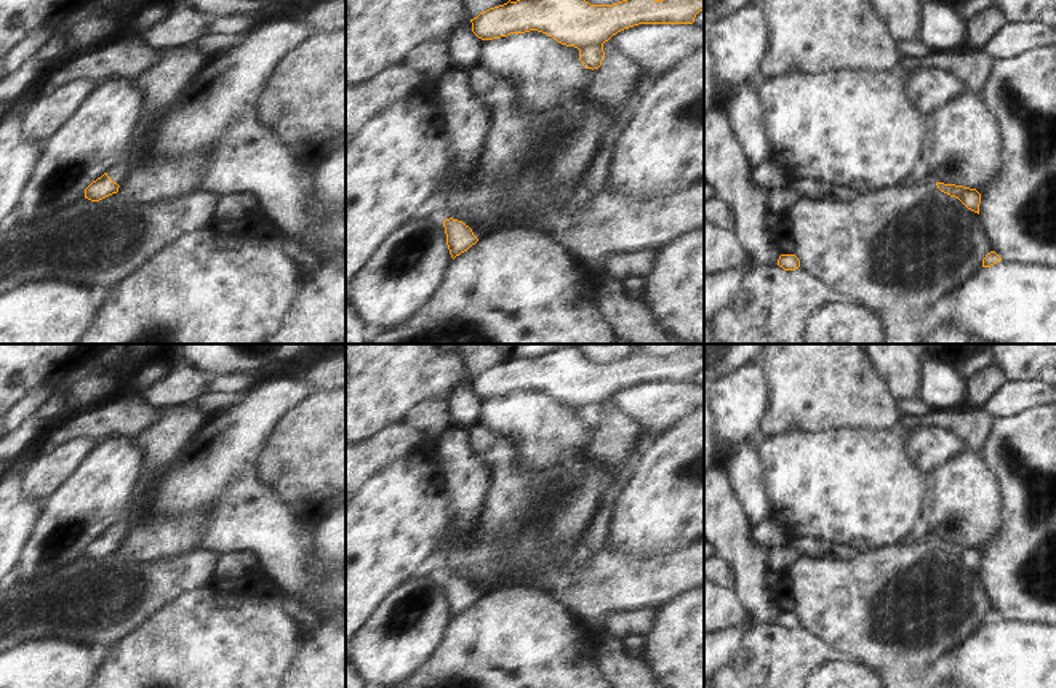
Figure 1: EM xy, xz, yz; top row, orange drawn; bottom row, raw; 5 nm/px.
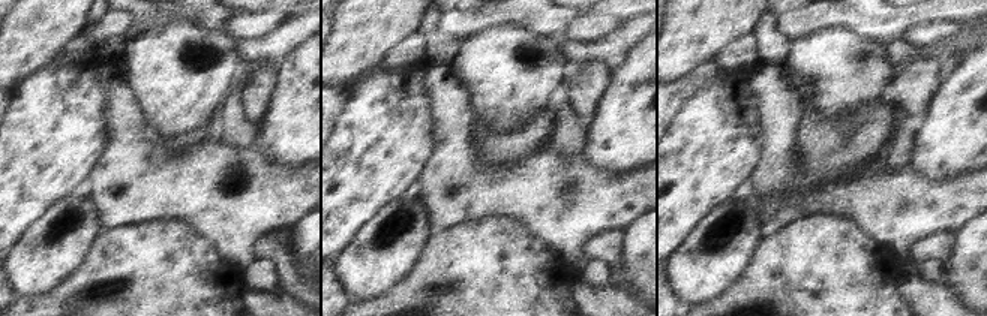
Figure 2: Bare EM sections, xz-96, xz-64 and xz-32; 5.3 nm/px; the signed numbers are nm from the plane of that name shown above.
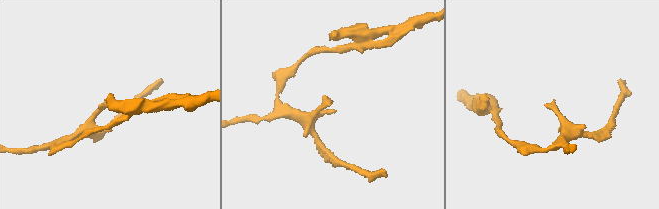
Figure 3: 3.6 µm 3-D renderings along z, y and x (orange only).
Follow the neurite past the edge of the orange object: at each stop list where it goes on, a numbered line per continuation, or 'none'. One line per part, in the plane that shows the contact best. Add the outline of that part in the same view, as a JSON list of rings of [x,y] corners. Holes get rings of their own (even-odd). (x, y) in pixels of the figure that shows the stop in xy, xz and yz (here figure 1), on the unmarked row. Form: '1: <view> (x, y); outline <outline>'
none

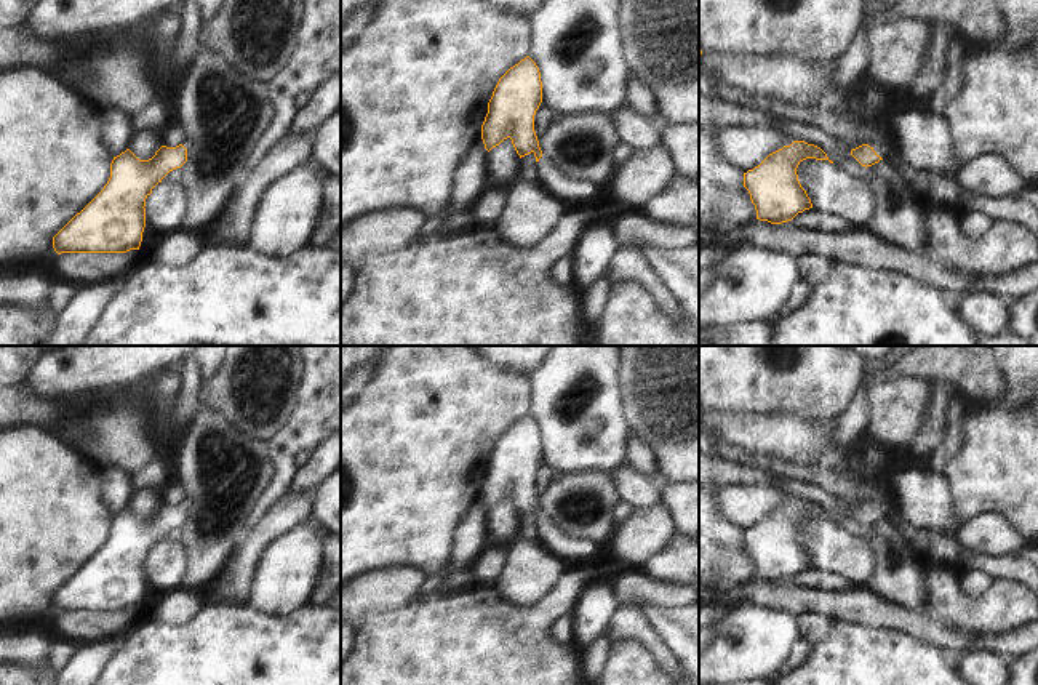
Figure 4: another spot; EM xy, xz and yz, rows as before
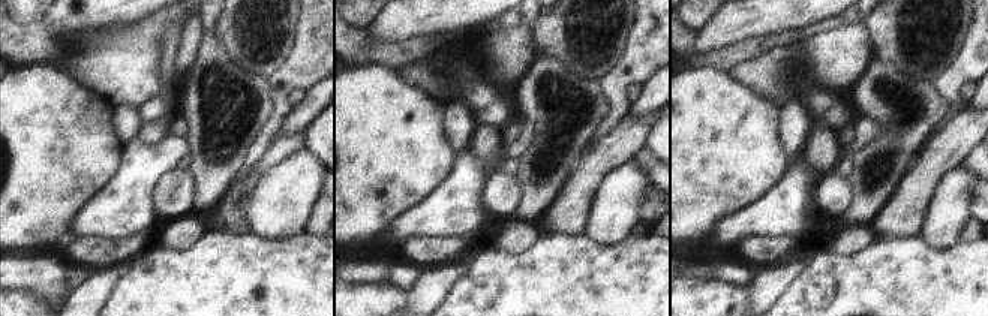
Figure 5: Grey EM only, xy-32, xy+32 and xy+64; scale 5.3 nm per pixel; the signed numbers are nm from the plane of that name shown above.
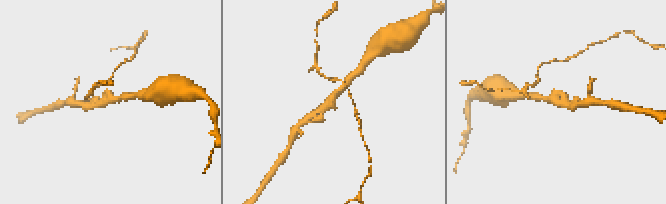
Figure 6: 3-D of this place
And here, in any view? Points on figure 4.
1: yz (885, 500); outline [[[886,482],[876,483],[875,493],[876,493],[876,498],[868,504],[876,511],[876,514],[884,517],[889,509],[896,509],[894,495]]]

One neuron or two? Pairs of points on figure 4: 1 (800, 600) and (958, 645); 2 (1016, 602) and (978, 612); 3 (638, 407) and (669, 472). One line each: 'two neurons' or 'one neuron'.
1: one neuron
2: one neuron
3: one neuron

